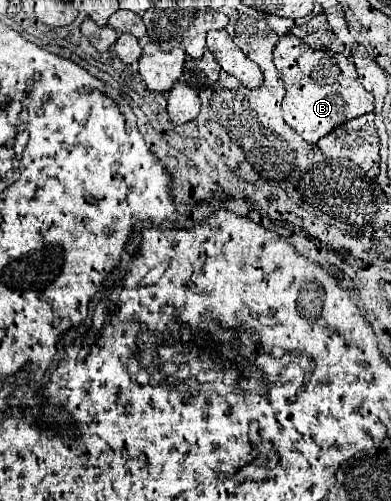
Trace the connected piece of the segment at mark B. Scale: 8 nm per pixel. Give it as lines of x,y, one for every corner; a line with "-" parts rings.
287,33
277,41
273,51
275,67
287,85
283,99
285,121
313,145
337,125
373,111
373,95
357,81
349,51
331,51
331,45
333,43
319,43
319,47
311,47
309,41
303,43
297,35

